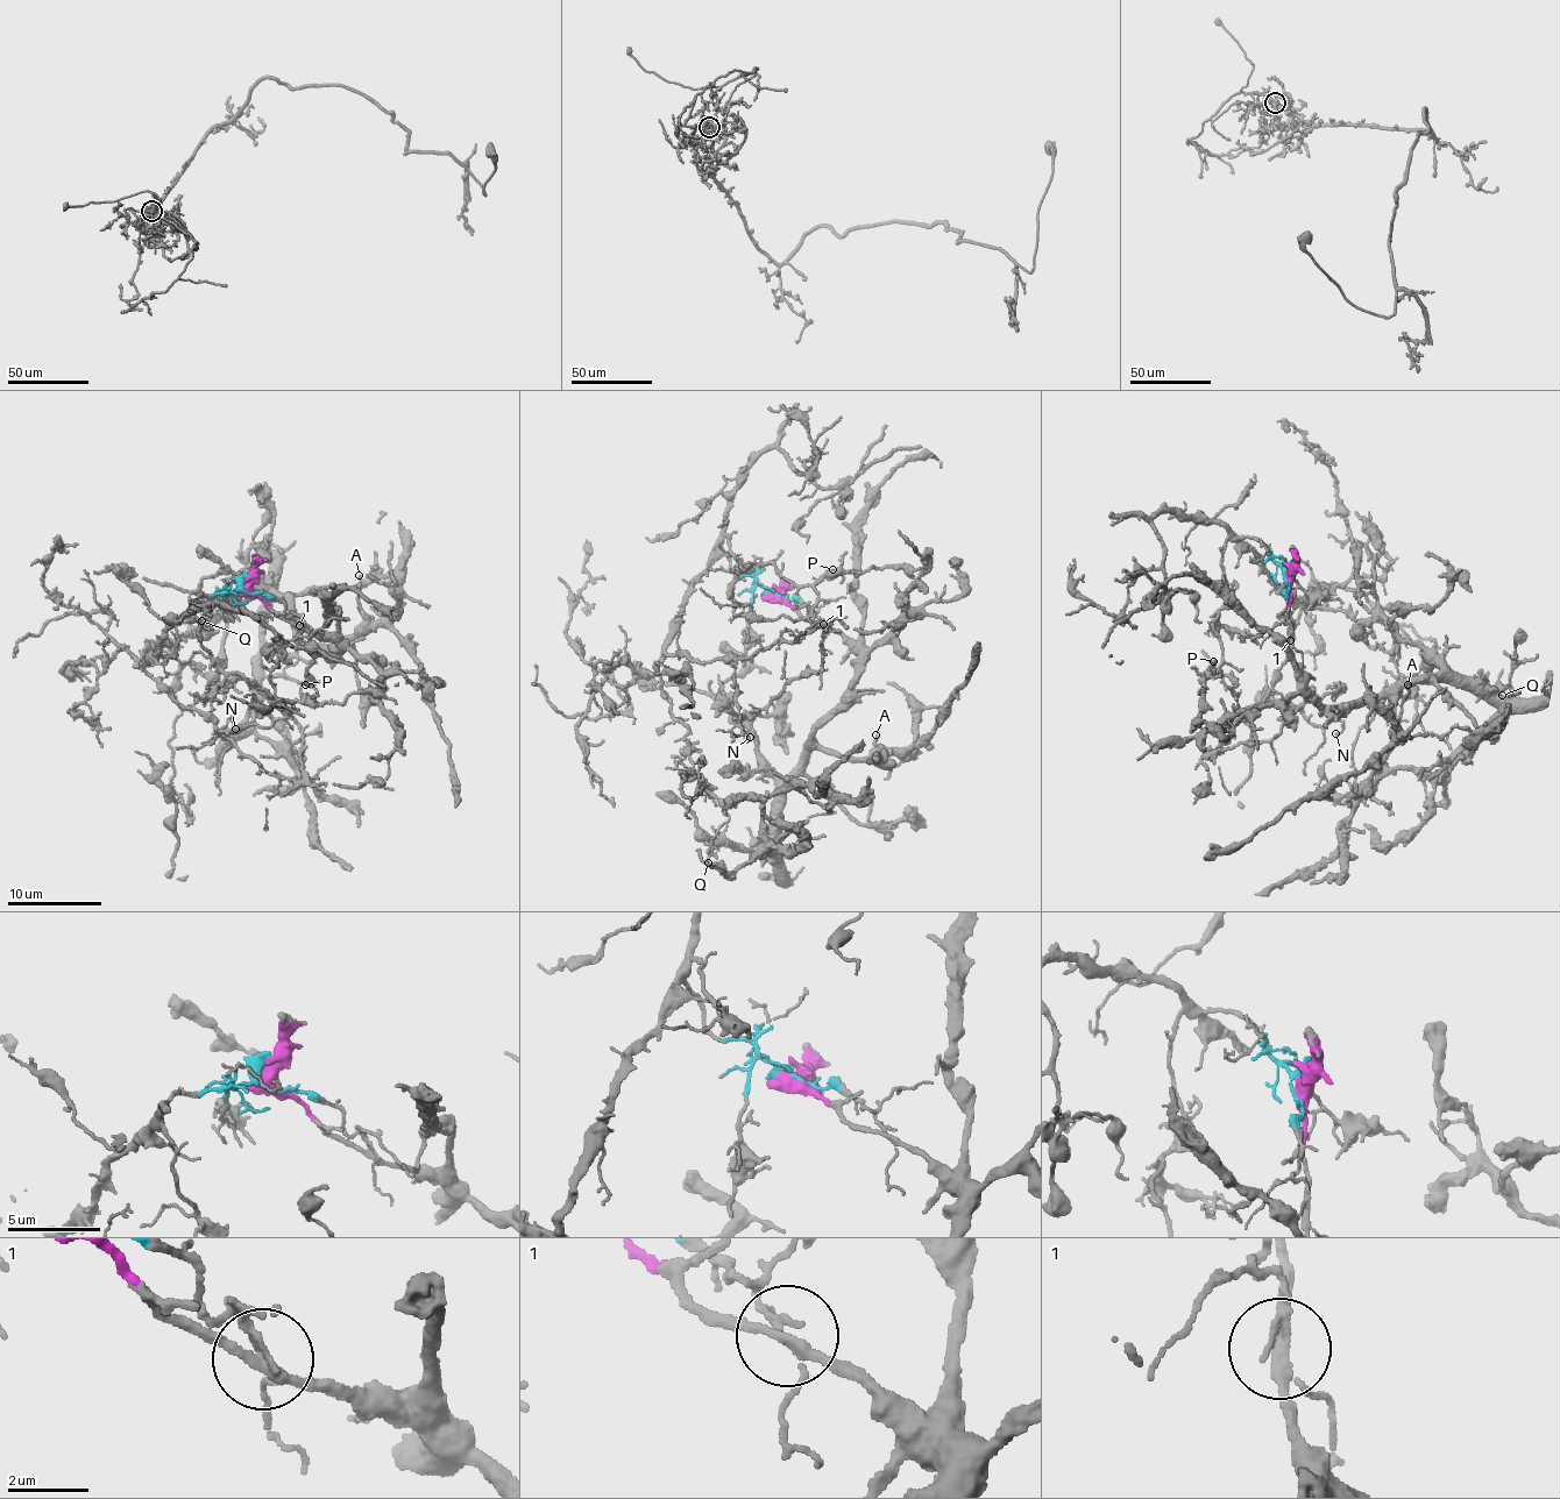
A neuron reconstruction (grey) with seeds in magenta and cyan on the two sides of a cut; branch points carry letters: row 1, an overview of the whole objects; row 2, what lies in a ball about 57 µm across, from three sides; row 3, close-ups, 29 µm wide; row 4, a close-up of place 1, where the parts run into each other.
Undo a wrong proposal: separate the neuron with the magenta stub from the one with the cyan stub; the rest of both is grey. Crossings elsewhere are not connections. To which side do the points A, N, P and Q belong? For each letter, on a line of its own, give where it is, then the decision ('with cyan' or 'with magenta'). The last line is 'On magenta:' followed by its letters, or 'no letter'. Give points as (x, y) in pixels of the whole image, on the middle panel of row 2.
A: at (876, 734); with magenta
N: at (750, 737); with cyan
P: at (832, 569); with cyan
Q: at (708, 862); with magenta
On magenta: A, Q

